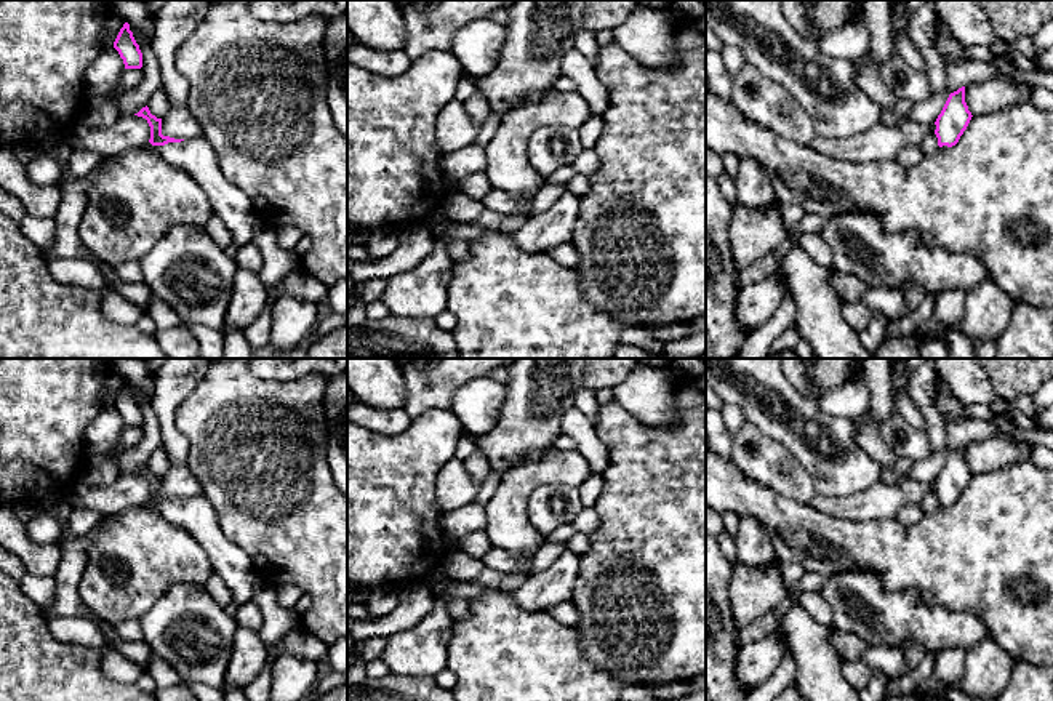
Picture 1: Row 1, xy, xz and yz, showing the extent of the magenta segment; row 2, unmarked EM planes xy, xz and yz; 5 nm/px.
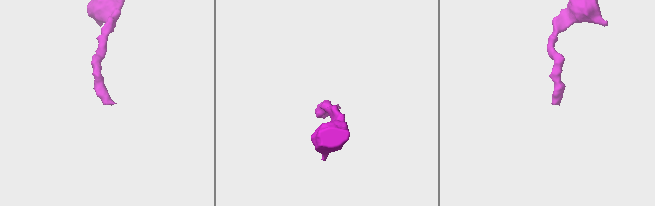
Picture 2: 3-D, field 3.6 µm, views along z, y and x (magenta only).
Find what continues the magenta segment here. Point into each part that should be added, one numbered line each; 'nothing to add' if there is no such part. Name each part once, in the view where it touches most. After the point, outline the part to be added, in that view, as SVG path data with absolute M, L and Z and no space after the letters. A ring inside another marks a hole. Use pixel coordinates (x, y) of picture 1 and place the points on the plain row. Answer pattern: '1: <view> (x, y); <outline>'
1: xy (194, 514); M205 495L155 504L155 509L203 547L214 573L229 587L235 605L240 607L253 597L253 589L258 583L253 560L243 549L226 538L216 511Z

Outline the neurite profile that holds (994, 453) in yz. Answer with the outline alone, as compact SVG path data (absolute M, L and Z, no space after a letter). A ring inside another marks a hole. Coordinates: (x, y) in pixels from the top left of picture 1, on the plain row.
M991 437L967 443L965 461L971 474L984 474L1000 471L1015 463L1029 461L1029 451L1013 440Z

